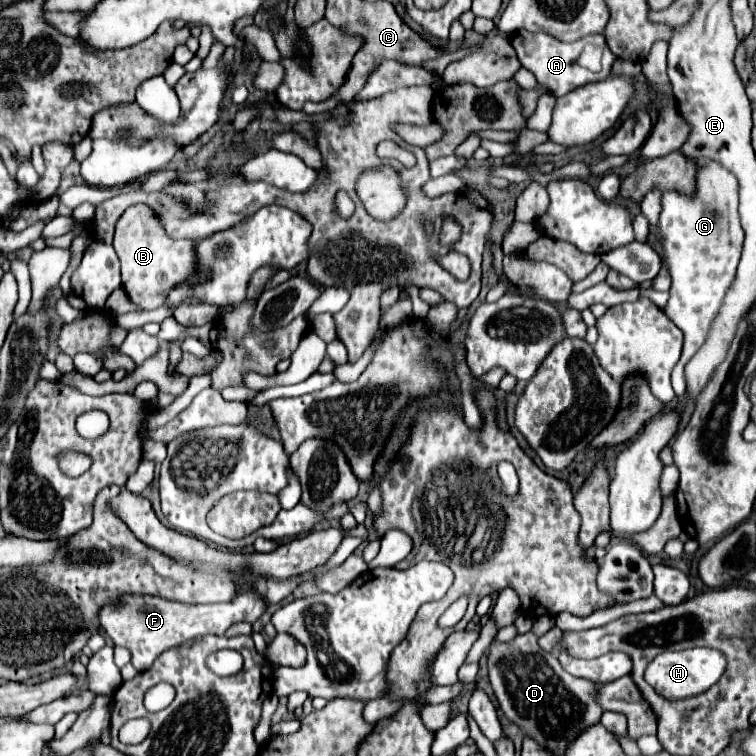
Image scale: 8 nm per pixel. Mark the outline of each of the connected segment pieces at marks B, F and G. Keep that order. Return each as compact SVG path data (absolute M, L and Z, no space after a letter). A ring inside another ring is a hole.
M116 221L112 241L122 263L122 285L128 297L146 311L158 309L166 303L168 291L184 283L198 283L200 269L196 267L196 241L174 241L166 237L154 237L152 225L138 225L138 221Z
M244 591L244 593L238 593L228 603L214 603L214 605L184 605L184 603L174 603L160 597L124 595L118 605L106 605L100 611L100 625L102 629L106 629L114 645L130 649L134 667L138 671L146 671L162 651L182 645L194 637L224 635L224 631L238 621L254 623L262 617L266 609L268 609L268 603L258 591L256 593Z
M698 159L698 189L694 197L680 195L676 191L662 195L662 213L658 223L658 237L664 245L664 259L670 269L672 287L670 299L664 307L668 319L682 329L684 349L682 357L672 371L672 387L676 397L684 397L684 365L704 345L712 319L716 317L724 293L734 281L740 251L744 243L744 231L738 219L738 181L718 161Z

